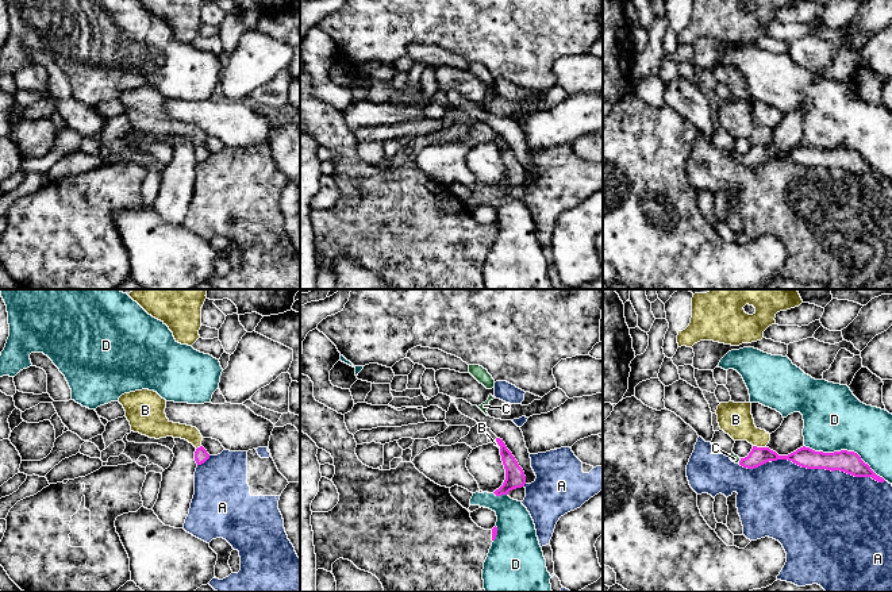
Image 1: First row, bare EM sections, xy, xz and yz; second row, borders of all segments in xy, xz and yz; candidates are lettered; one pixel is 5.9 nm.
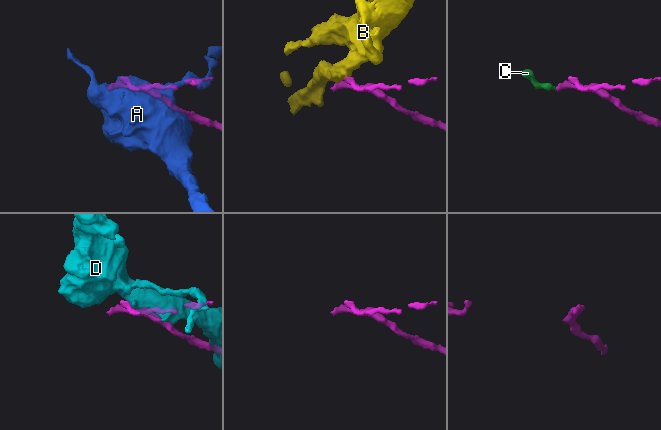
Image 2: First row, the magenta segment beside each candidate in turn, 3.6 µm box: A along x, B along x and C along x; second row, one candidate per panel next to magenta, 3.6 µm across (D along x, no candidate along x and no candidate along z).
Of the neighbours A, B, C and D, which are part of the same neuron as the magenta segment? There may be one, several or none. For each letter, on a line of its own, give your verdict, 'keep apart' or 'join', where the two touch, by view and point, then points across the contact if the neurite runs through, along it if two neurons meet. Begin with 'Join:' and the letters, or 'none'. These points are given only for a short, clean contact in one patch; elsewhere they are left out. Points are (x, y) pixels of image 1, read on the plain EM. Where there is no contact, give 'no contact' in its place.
Join: C
A: keep apart; contact yz (829, 166)
B: keep apart; contact yz (758, 145); border yz (753, 142), (764, 145)
C: join; contact yz (739, 158); way yz (758, 153), (752, 158), (739, 158), (734, 156)
D: keep apart; contact yz (845, 148)

